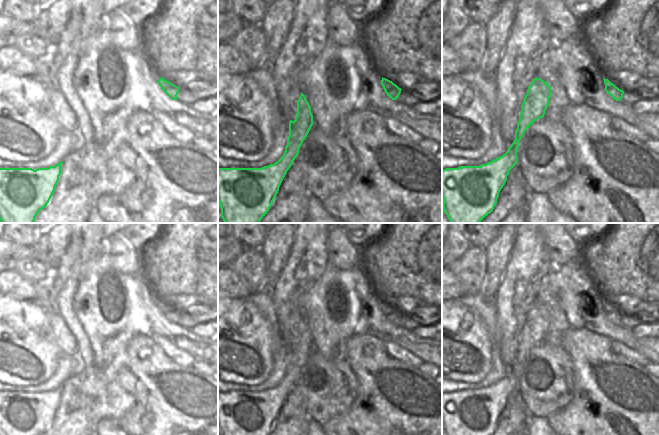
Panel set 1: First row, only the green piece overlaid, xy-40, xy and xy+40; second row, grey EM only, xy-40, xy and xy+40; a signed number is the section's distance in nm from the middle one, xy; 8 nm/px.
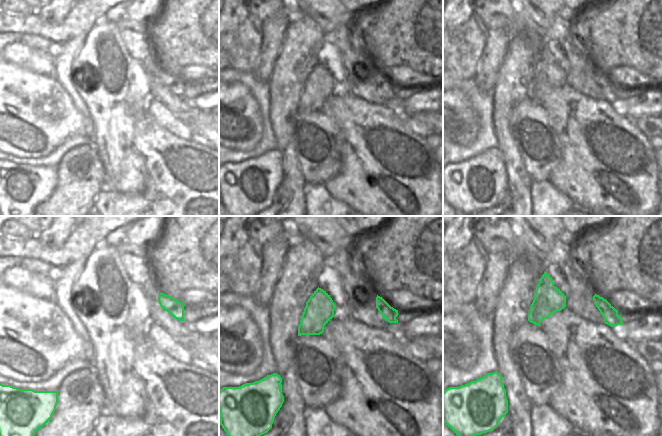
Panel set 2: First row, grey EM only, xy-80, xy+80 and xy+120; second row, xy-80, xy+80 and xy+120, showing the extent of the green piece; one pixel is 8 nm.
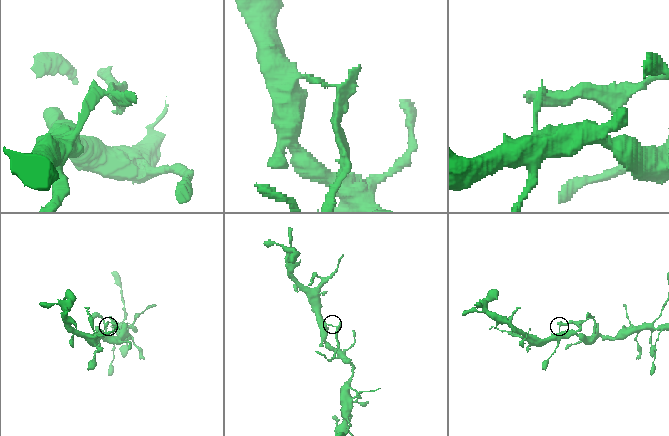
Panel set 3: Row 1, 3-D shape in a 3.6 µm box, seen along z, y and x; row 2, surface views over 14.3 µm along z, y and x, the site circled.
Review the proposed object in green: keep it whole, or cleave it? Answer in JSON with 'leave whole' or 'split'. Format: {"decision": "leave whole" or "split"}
{"decision": "split"}

